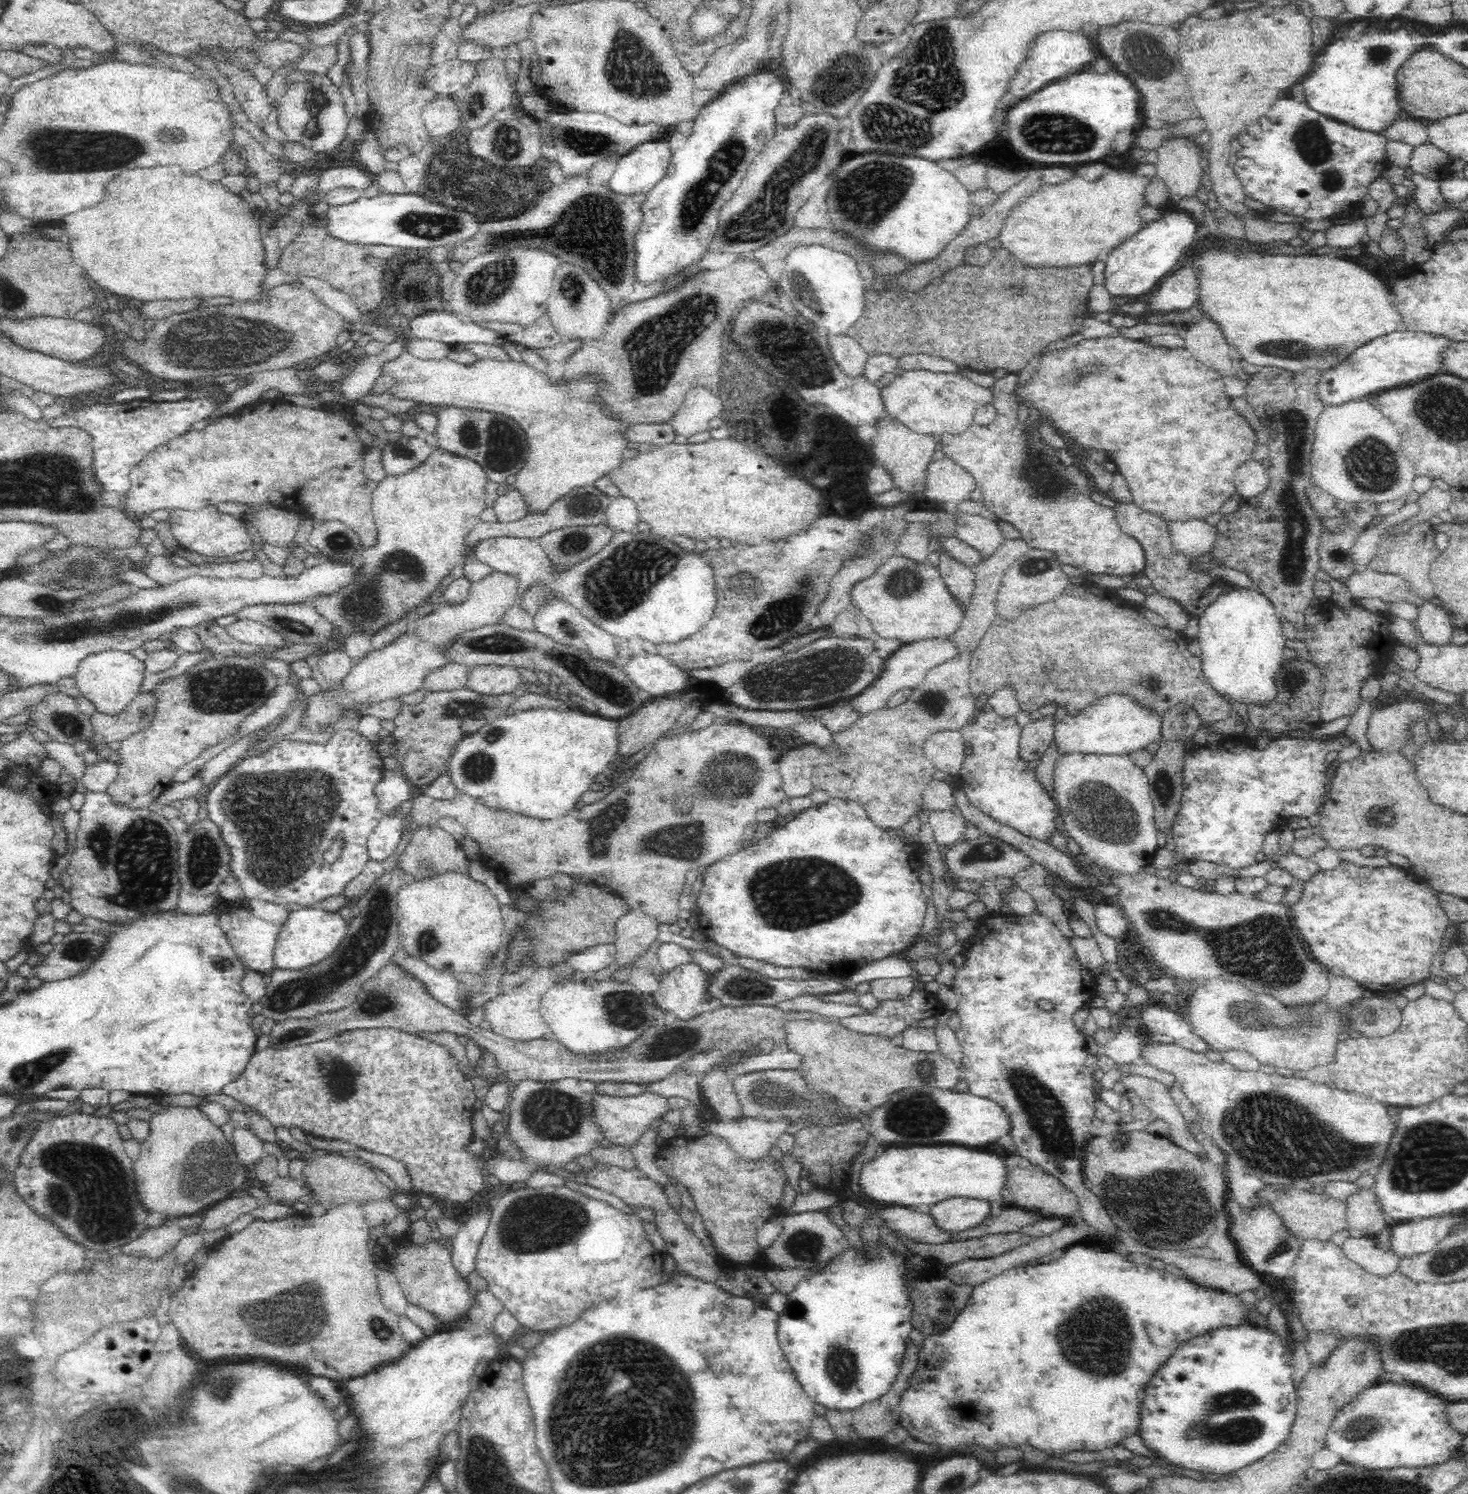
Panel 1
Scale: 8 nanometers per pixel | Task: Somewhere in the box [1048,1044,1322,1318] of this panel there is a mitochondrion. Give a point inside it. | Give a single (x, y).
(1182, 1211)

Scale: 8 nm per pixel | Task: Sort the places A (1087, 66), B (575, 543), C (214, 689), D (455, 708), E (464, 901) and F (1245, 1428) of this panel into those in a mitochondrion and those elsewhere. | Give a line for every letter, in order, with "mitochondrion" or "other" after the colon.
A: other
B: mitochondrion
C: mitochondrion
D: mitochondrion
E: other
F: mitochondrion

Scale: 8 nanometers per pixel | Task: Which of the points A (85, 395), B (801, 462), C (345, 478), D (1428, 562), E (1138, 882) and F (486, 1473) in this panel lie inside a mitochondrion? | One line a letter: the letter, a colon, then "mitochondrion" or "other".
A: other
B: other
C: other
D: other
E: other
F: mitochondrion

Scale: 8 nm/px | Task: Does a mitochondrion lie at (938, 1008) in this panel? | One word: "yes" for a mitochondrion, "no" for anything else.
no

